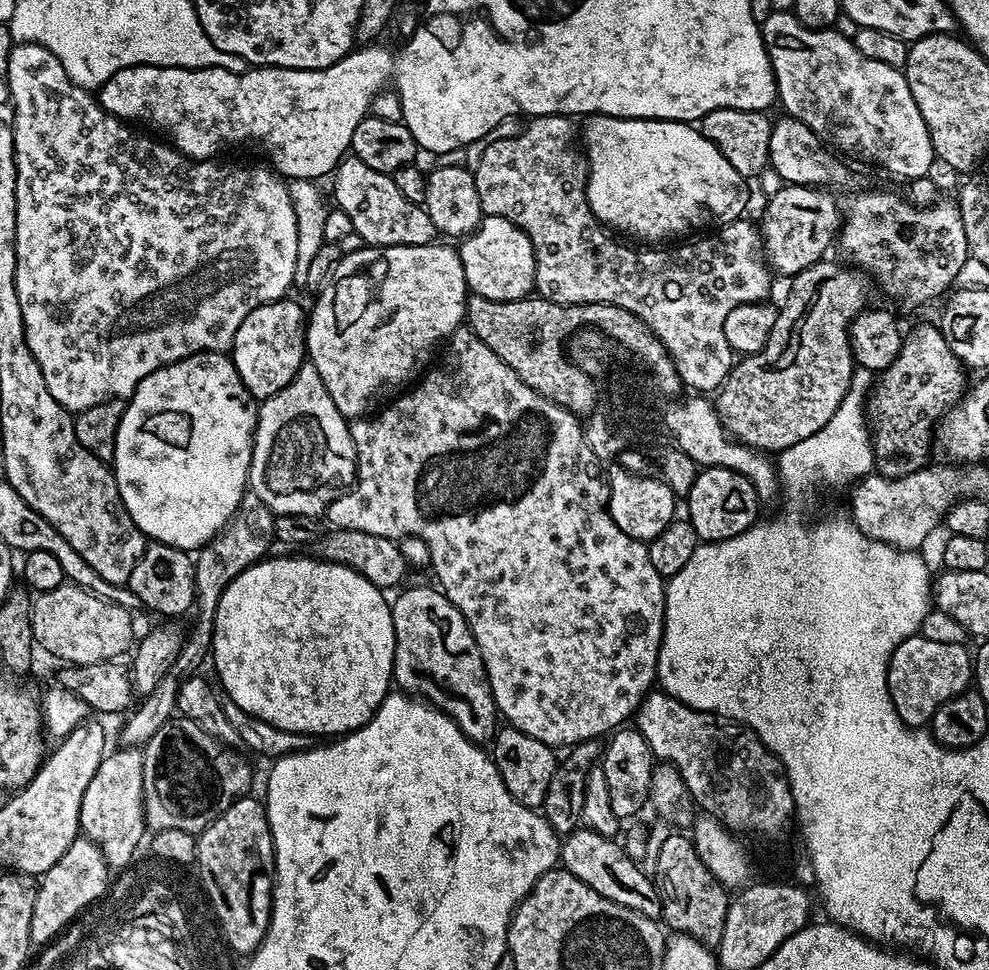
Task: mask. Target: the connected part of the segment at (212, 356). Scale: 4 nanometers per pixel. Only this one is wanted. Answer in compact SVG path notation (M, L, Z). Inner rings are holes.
M195 352L192 356L162 366L146 378L142 378L142 382L132 391L120 419L116 435L116 449L111 463L114 465L120 500L126 506L126 510L132 521L138 526L138 530L143 532L149 541L157 544L169 544L185 550L198 550L236 515L236 507L240 505L240 500L248 488L248 471L252 461L252 435L256 432L257 411L257 405L253 403L252 396L246 390L228 352Z

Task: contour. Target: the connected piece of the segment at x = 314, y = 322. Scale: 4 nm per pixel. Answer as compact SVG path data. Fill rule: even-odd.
M440 243L385 248L365 246L341 255L330 273L332 296L321 291L312 312L310 308L306 320L306 356L344 417L363 417L376 395L391 397L399 393L408 376L419 377L433 363L432 351L439 349L465 323L470 289L460 254L455 247L447 248Z

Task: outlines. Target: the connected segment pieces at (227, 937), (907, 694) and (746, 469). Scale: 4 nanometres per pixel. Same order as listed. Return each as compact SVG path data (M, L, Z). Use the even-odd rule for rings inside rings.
M249 794L241 800L235 800L214 822L210 822L204 831L196 836L195 867L199 871L199 883L202 892L212 905L223 940L233 953L251 954L264 940L268 923L272 917L272 878L276 871L274 846L270 834L270 822L263 803Z
M919 634L906 638L906 642L892 649L892 657L888 663L888 689L902 722L912 728L924 728L938 706L960 692L969 691L973 683L973 653L966 649L964 644L930 642Z
M700 394L689 395L684 401L684 406L672 408L669 412L667 425L671 425L668 436L673 440L675 447L681 448L698 466L711 466L713 468L729 468L742 474L754 486L757 497L761 501L772 500L778 493L778 468L772 464L767 455L757 452L754 448L747 448L740 441L732 439L724 424L720 420L715 403Z

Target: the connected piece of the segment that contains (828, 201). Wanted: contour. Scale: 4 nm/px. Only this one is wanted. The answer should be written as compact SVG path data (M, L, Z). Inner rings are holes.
M784 184L782 188L767 197L768 205L764 208L764 217L758 220L762 251L766 257L766 263L773 273L781 272L785 278L797 276L802 270L814 266L819 260L829 255L828 247L835 245L842 223L842 208L836 205L836 200L831 191L821 190L815 186L806 184Z

